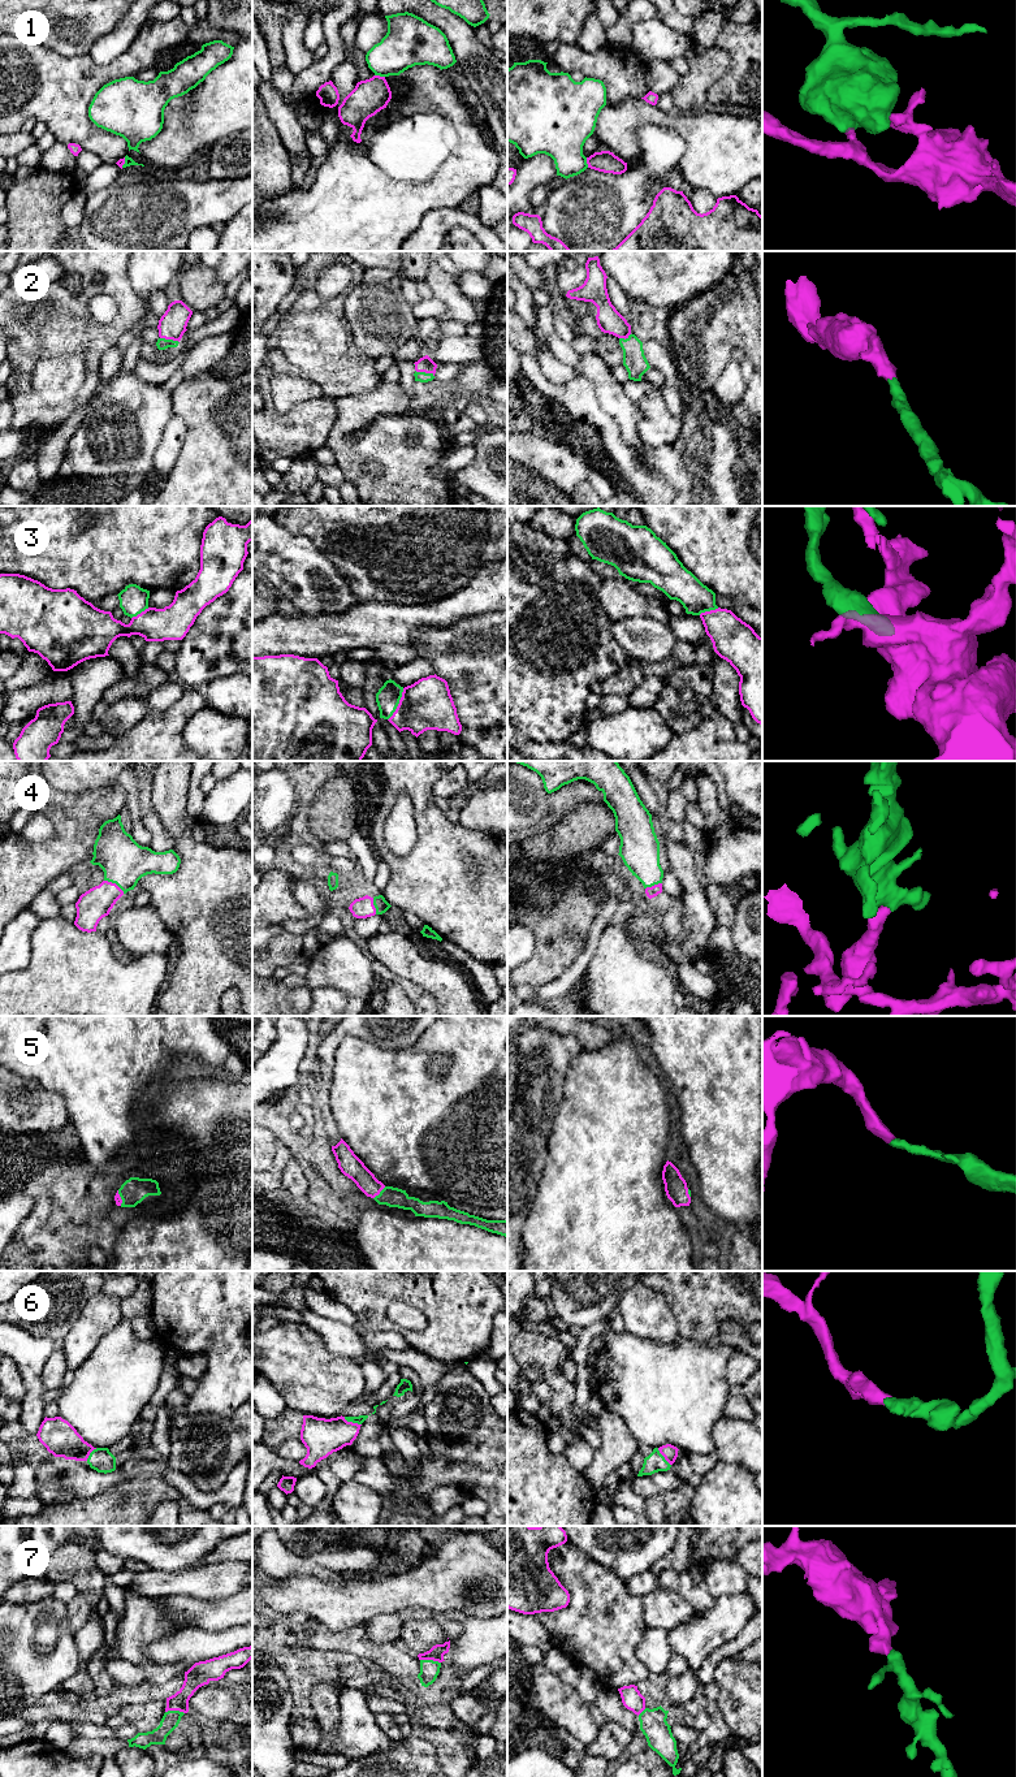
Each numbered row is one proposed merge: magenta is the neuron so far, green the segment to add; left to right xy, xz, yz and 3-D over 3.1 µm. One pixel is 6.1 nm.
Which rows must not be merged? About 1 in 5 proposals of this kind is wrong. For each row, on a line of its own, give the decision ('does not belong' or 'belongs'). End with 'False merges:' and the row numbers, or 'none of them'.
1: does not belong
2: belongs
3: belongs
4: belongs
5: belongs
6: belongs
7: belongs
False merges: 1

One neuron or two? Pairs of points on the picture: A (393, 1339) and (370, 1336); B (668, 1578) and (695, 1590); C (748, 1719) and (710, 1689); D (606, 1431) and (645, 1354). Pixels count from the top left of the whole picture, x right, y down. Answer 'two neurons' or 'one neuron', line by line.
A: one neuron
B: one neuron
C: two neurons
D: two neurons

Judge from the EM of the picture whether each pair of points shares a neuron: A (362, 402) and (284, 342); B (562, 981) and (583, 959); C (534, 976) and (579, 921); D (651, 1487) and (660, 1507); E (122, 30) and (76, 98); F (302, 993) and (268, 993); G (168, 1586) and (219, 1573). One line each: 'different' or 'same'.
A: different
B: same
C: same
D: different
E: different
F: same
G: same

